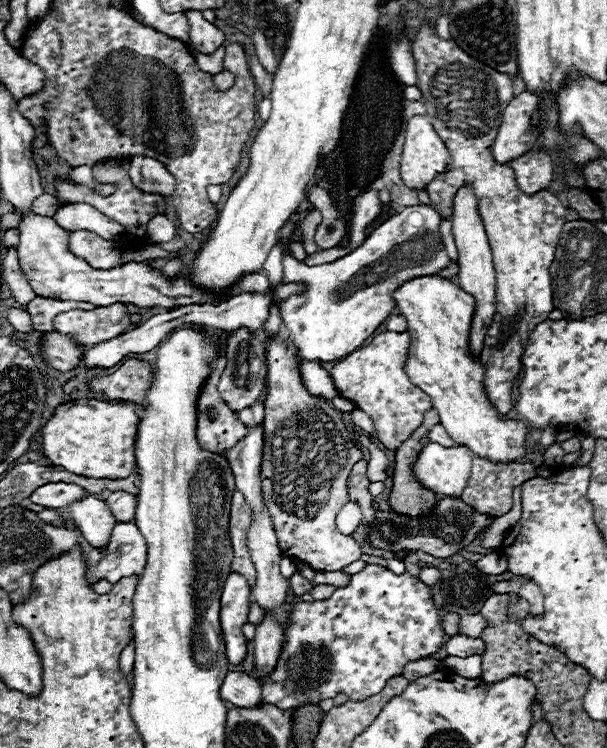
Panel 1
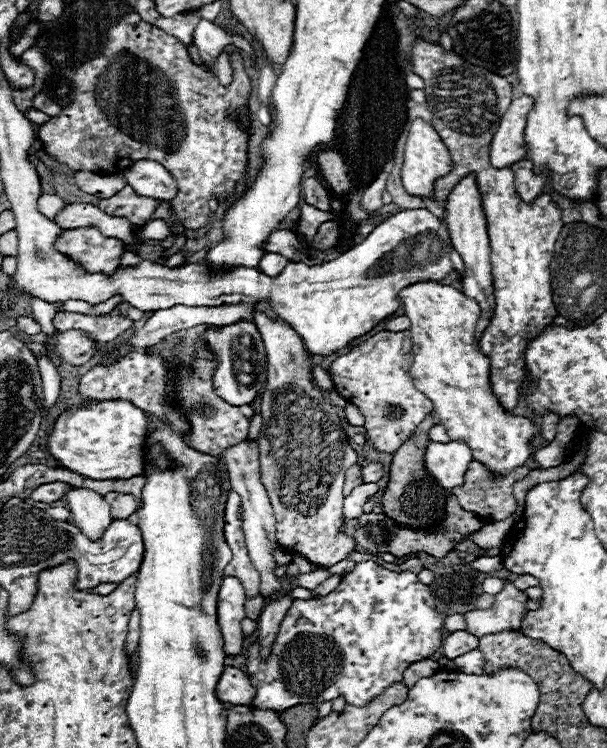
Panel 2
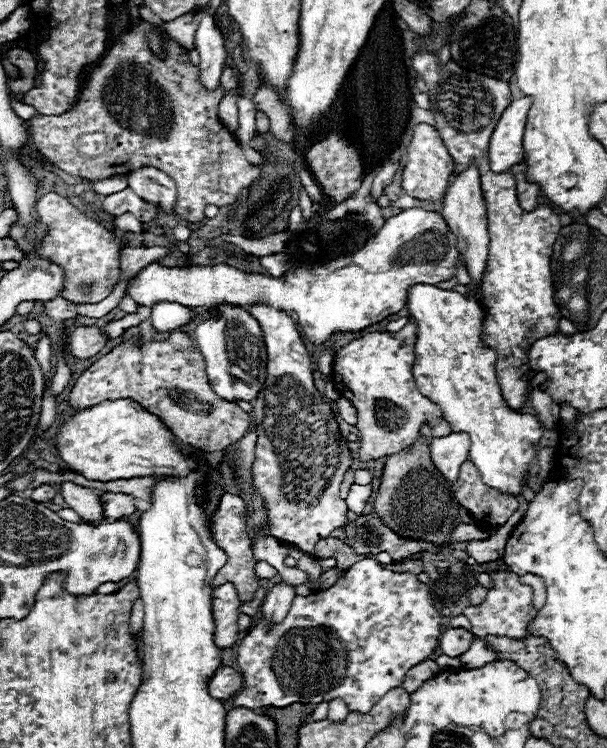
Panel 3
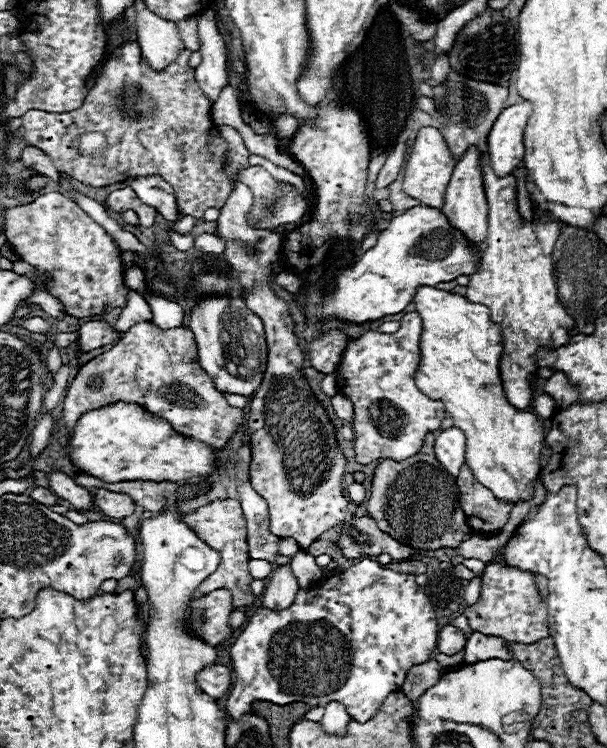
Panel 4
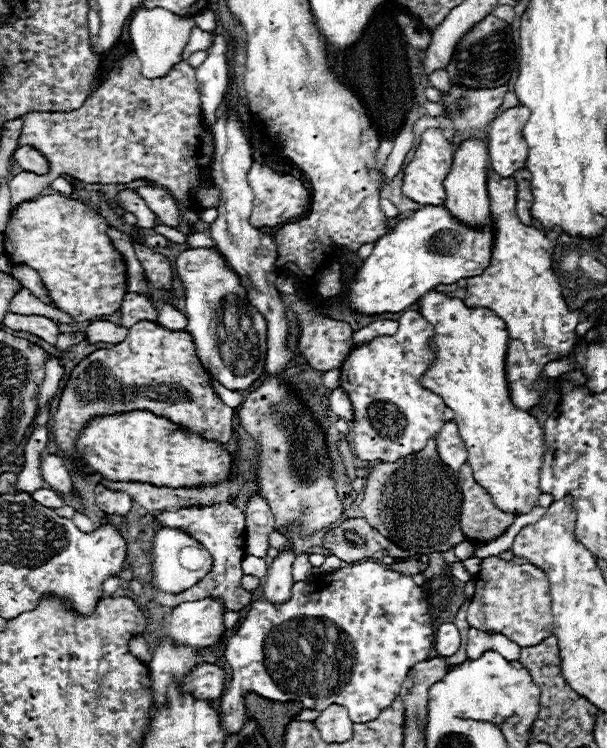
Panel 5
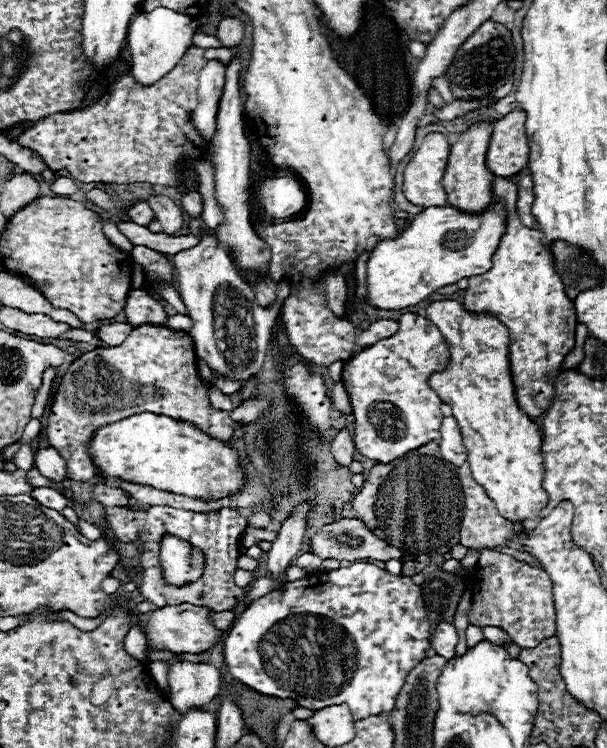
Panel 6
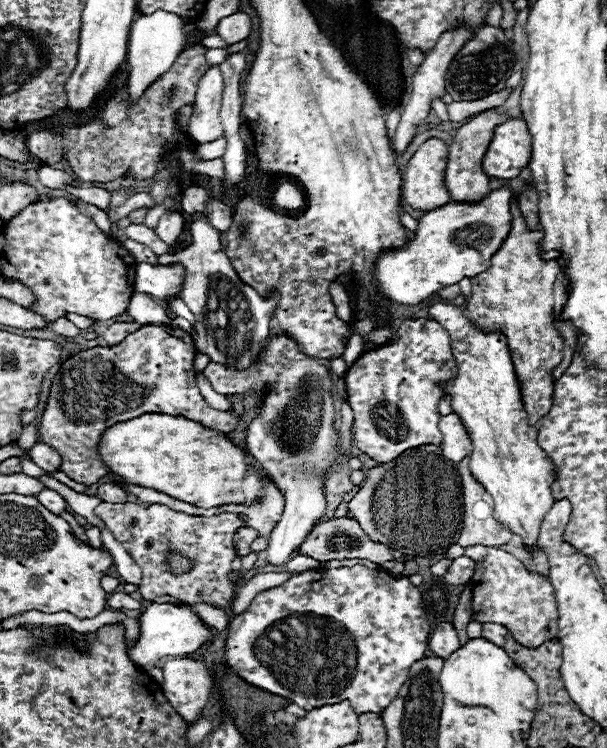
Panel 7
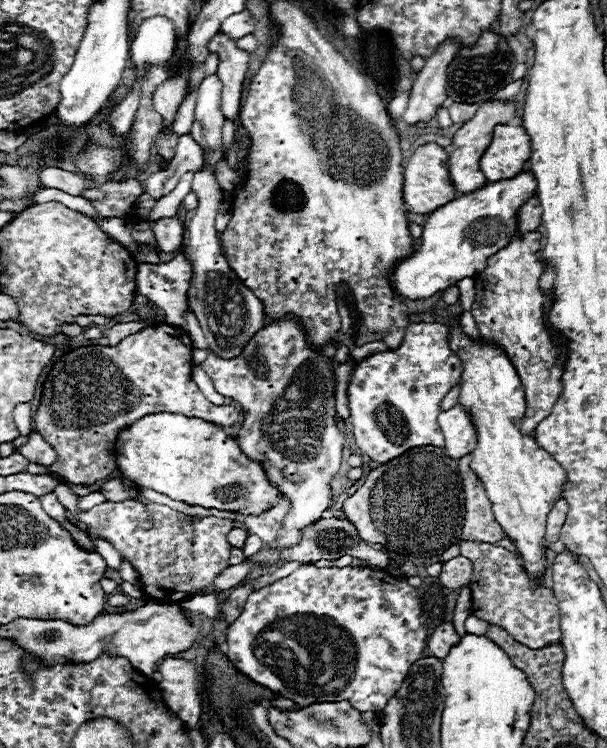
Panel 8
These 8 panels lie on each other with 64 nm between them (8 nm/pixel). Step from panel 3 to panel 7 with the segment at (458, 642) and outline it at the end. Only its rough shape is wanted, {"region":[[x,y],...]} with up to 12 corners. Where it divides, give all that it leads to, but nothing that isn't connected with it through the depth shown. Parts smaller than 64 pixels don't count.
{"region":[[450,622],[438,624],[430,636],[430,650],[446,658],[460,648]]}

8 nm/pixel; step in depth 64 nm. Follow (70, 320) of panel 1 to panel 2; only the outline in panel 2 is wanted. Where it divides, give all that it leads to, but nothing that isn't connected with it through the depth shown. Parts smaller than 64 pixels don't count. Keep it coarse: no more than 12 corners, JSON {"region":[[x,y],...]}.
{"region":[[114,308],[102,316],[56,314],[58,332],[82,330],[94,342],[118,338],[134,322]]}

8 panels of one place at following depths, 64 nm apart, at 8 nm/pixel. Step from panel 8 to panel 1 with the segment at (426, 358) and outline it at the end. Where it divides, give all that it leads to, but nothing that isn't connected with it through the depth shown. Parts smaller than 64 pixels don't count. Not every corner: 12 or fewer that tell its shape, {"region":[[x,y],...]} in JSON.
{"region":[[408,332],[376,334],[330,370],[396,450],[430,396],[404,372]]}

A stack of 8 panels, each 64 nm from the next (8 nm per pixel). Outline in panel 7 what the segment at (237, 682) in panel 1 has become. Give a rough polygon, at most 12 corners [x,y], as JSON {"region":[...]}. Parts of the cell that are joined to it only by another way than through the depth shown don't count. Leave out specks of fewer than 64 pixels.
{"region":[[190,658],[170,660],[164,696],[190,724],[202,716],[214,680]]}

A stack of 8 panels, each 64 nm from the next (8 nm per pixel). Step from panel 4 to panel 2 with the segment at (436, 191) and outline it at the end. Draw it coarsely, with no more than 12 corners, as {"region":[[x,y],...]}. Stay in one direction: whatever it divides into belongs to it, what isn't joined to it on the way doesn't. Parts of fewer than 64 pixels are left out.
{"region":[[410,126],[402,184],[412,196],[432,196],[432,184],[452,170],[434,126]]}

